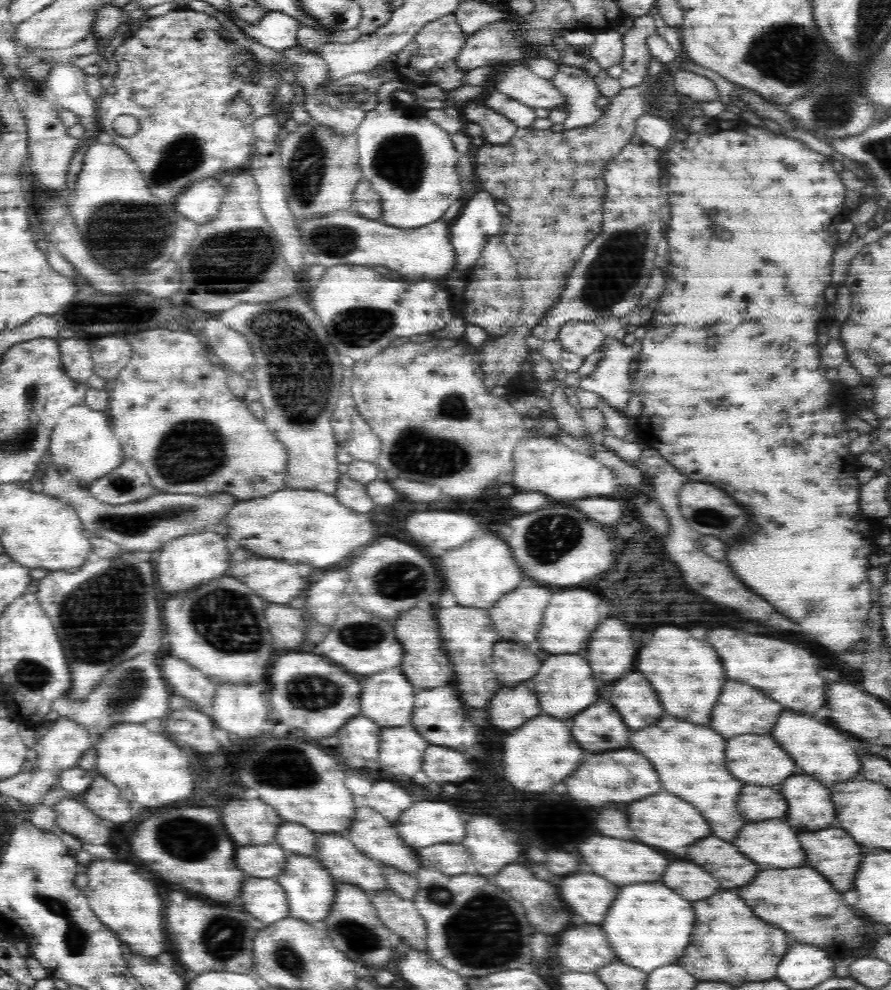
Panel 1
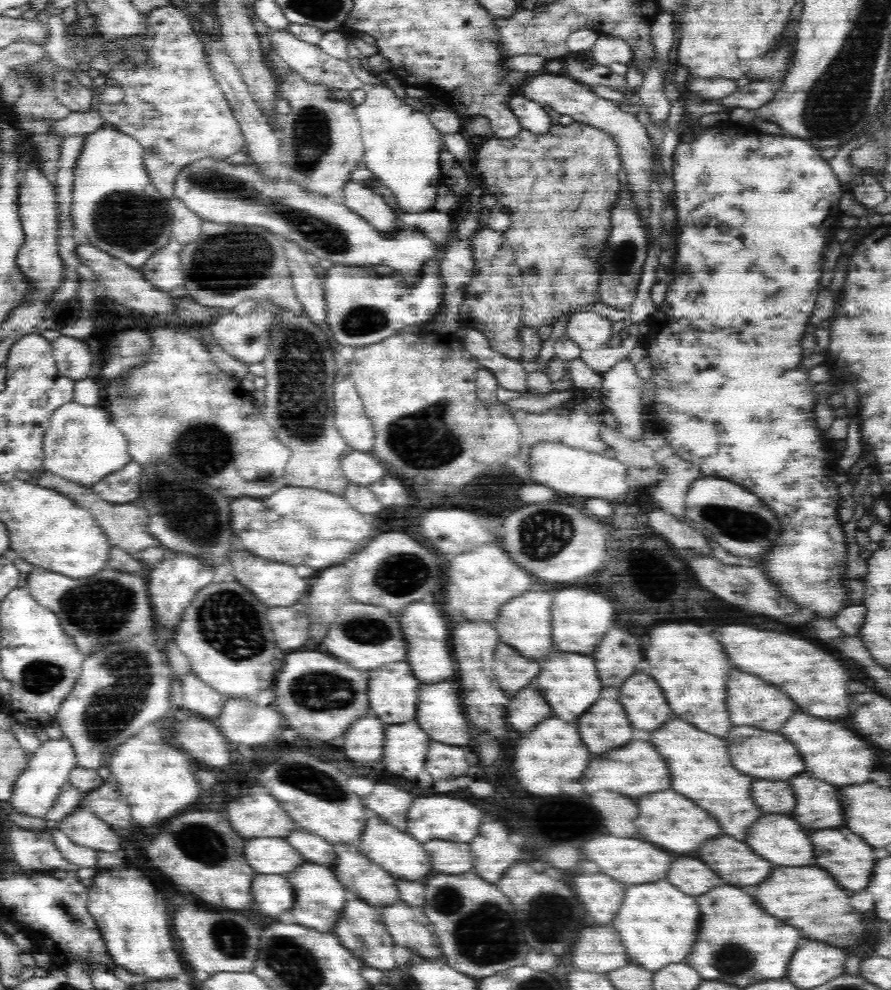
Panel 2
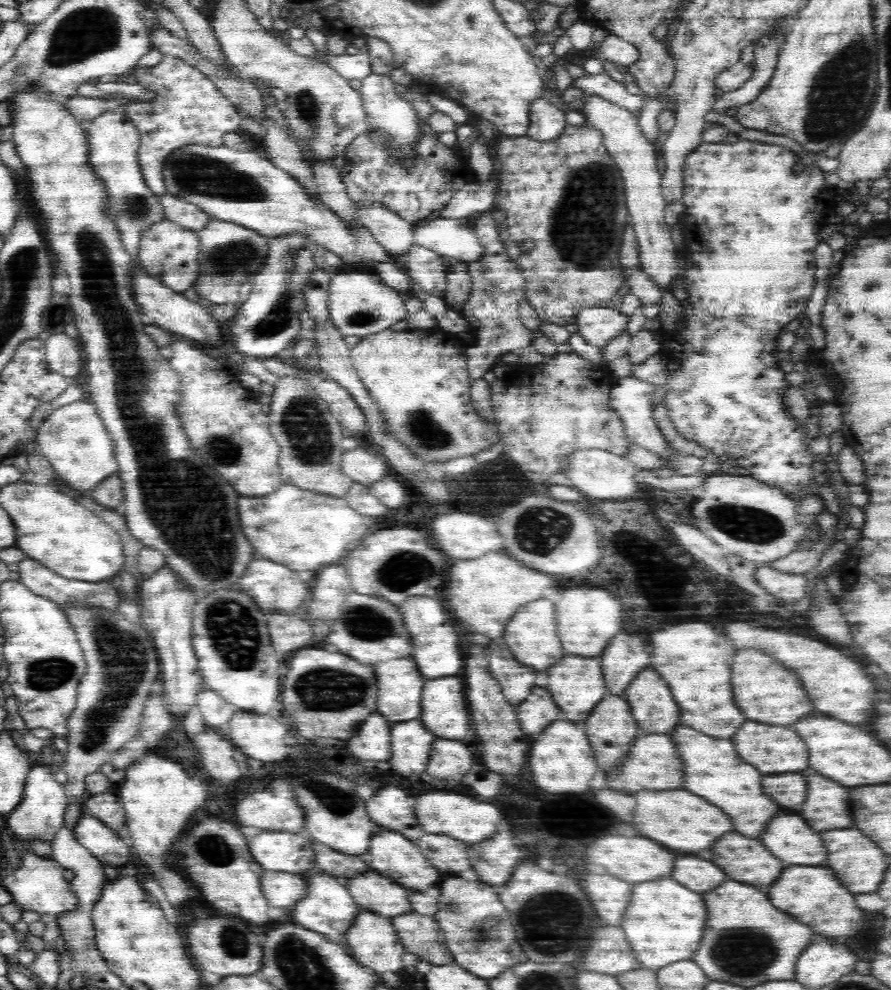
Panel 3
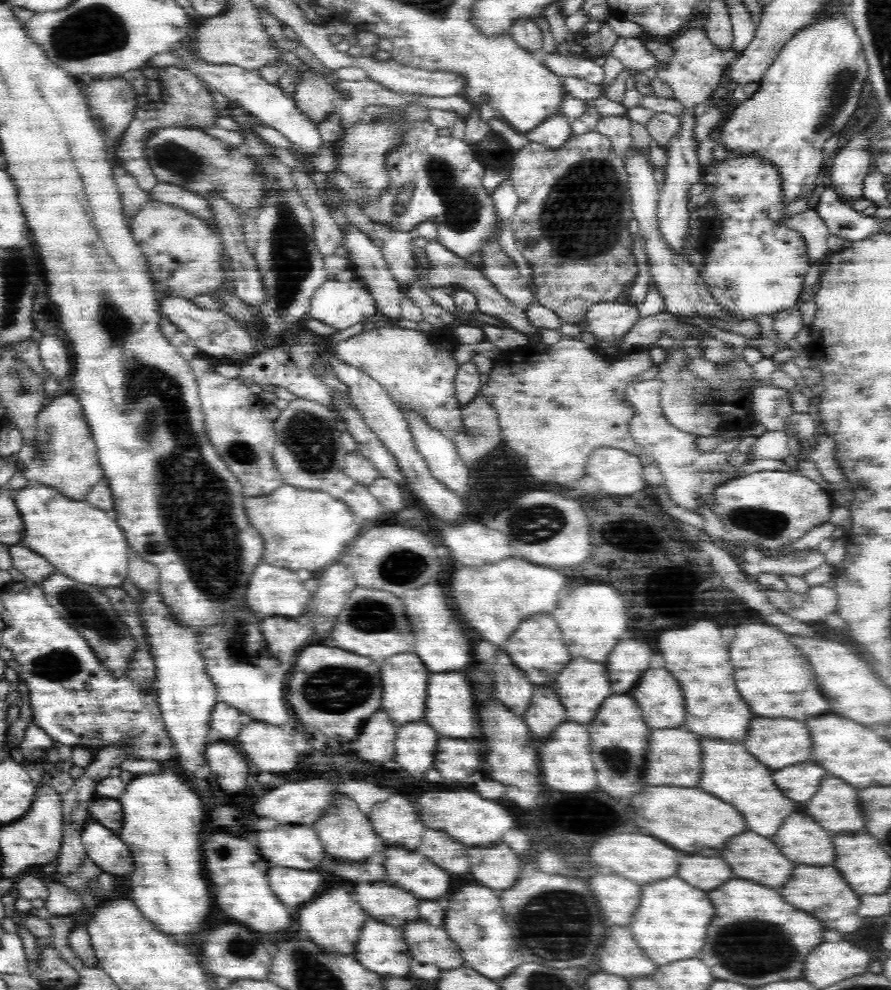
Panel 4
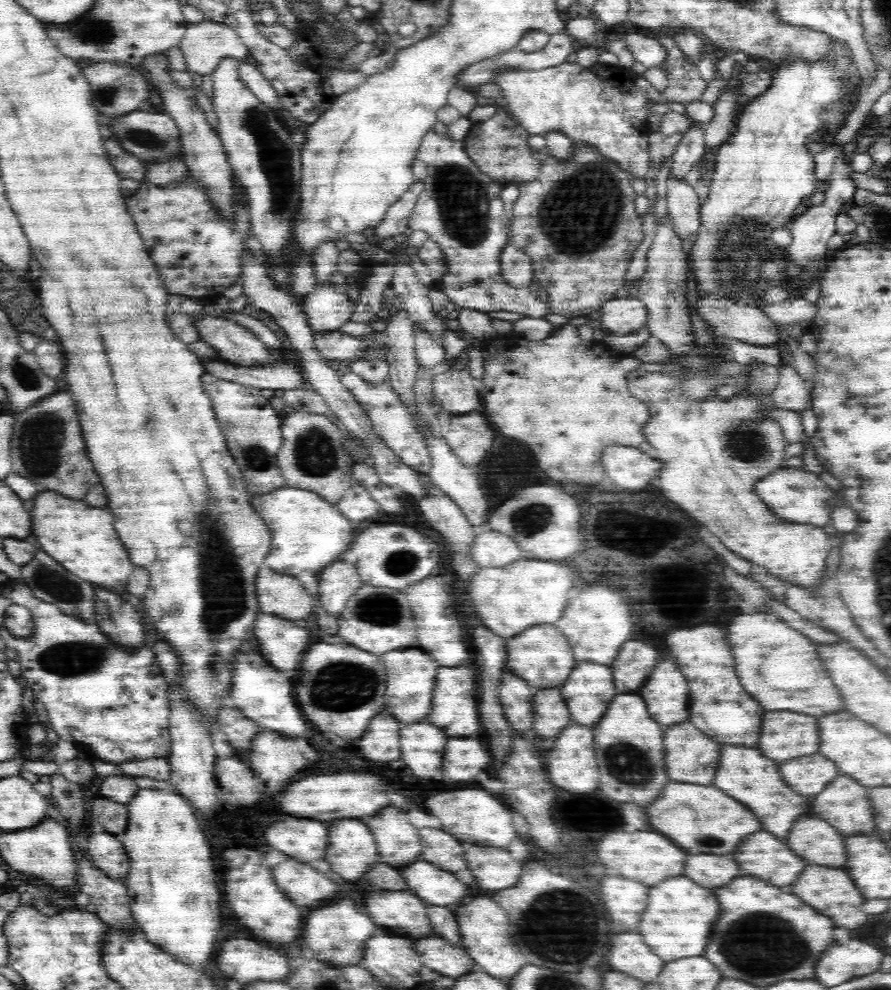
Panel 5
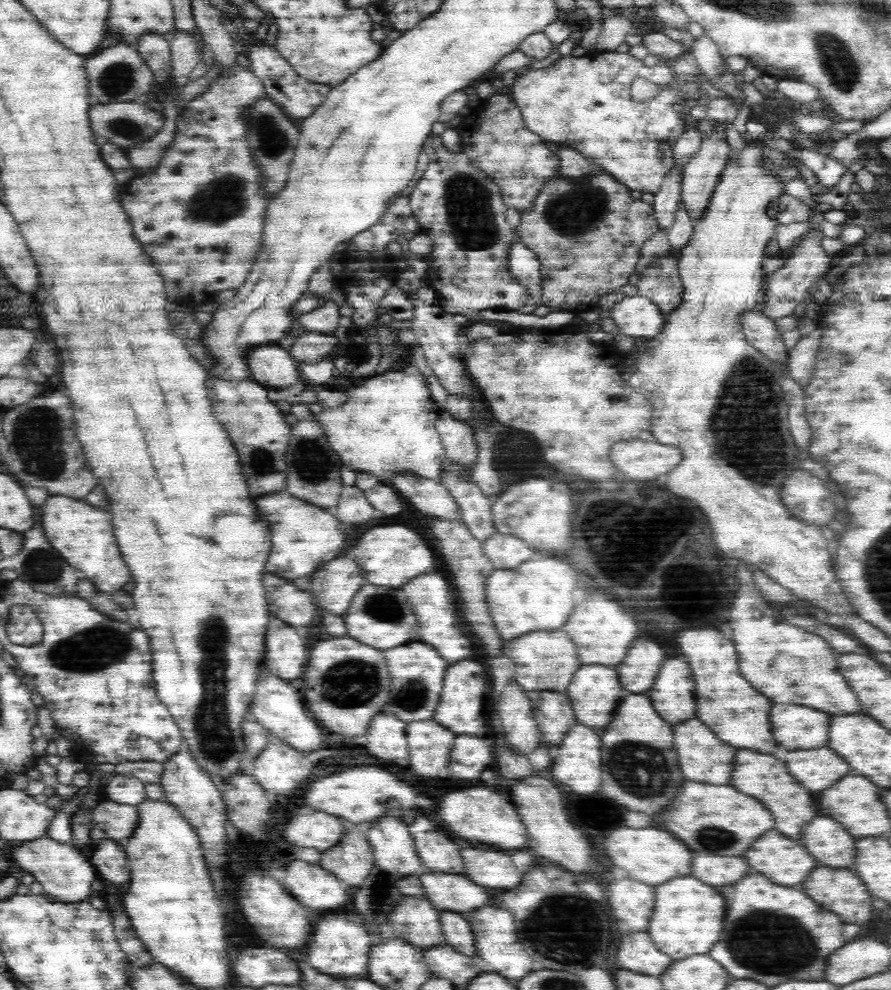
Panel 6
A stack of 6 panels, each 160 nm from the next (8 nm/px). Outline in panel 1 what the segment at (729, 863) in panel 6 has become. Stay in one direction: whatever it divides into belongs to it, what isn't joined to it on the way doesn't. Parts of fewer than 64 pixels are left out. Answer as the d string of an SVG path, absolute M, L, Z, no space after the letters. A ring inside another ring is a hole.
M672 862L666 868L662 882L672 890L678 890L682 898L690 898L690 900L702 900L720 890L712 874L708 874L694 862Z

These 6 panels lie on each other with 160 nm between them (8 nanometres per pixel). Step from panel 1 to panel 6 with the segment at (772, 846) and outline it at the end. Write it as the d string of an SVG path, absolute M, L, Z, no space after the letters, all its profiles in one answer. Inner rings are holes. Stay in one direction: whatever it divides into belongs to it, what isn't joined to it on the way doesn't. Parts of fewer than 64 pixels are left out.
M818 816L806 826L806 834L802 834L800 842L814 854L818 864L824 866L846 868L856 858L856 838L848 834L842 824L826 816Z

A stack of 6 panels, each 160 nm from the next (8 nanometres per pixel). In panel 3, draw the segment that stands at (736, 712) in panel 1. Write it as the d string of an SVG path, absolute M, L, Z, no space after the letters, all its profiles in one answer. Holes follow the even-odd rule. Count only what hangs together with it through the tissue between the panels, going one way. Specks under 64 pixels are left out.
M742 650L736 654L732 666L732 686L734 686L734 702L738 702L742 714L746 714L748 720L786 726L804 718L808 712L814 710L814 704L802 690L796 674L782 668L778 662L774 662L772 658L768 658L758 650Z

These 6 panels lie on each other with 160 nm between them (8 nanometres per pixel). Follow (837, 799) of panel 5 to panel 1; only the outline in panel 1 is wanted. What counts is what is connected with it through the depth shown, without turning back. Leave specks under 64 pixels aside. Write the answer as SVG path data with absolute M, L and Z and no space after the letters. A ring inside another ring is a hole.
M790 776L780 786L786 794L790 810L786 812L786 822L800 830L818 830L834 822L836 810L830 800L830 790L810 776Z

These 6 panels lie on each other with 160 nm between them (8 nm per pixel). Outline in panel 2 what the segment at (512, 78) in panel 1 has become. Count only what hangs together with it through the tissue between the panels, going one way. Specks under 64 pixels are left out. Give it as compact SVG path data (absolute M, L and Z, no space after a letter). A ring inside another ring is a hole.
M545 71L532 73L531 77L527 79L526 84L522 85L522 96L525 96L532 102L545 105L547 109L552 108L555 112L559 112L560 115L568 114L568 116L571 116L575 121L594 126L610 133L612 139L618 143L620 162L622 163L624 172L626 172L626 178L623 180L623 183L626 185L626 188L630 189L630 198L631 192L634 192L638 204L642 204L642 214L644 214L644 218L648 218L648 212L650 212L650 210L648 210L648 208L650 208L650 204L648 204L648 202L650 202L650 200L648 200L650 168L656 166L656 161L654 159L653 144L650 142L650 136L644 125L638 121L636 114L622 112L622 110L614 104L614 101L604 100L604 98L596 96L596 93L590 92L590 87L588 85L583 84L580 86L580 84L576 84L575 80L566 77L564 73L554 74Z

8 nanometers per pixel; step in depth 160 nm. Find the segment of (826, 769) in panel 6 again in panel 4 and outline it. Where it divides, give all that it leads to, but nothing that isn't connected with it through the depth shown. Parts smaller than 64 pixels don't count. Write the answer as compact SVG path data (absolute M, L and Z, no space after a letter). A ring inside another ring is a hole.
M804 762L798 766L786 766L774 772L774 782L778 782L778 788L786 792L788 798L794 798L796 802L806 802L816 794L820 780L824 776L826 776L826 770L822 766Z

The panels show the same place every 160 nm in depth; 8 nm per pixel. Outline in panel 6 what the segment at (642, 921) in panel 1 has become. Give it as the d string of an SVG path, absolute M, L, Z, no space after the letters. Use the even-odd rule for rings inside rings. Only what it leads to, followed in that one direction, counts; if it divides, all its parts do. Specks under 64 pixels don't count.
M682 876L656 888L656 908L646 930L654 938L658 950L678 961L692 954L706 954L722 934L724 916L726 902L712 886L694 876Z

